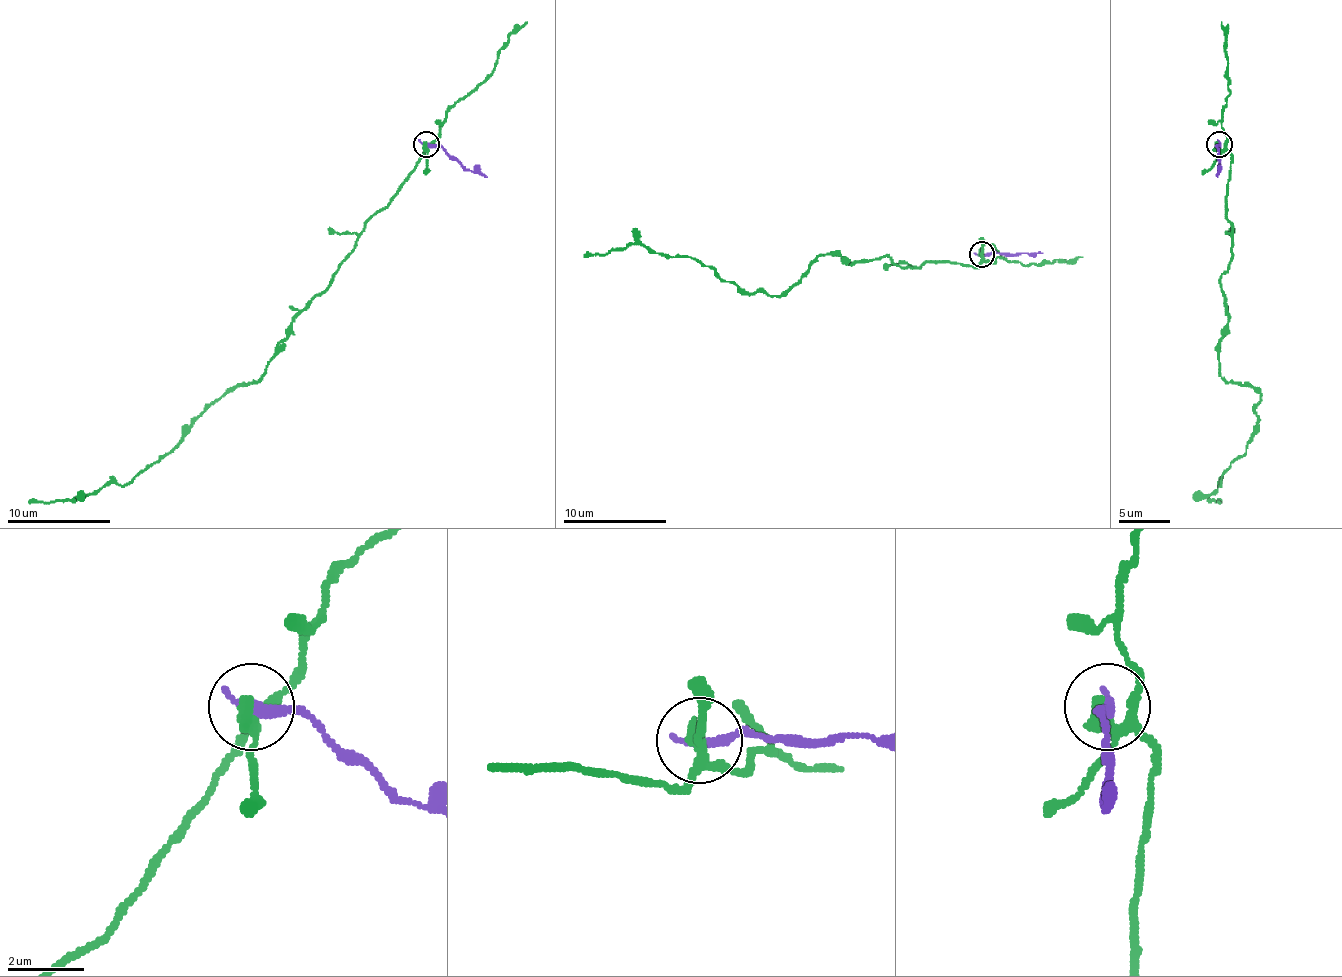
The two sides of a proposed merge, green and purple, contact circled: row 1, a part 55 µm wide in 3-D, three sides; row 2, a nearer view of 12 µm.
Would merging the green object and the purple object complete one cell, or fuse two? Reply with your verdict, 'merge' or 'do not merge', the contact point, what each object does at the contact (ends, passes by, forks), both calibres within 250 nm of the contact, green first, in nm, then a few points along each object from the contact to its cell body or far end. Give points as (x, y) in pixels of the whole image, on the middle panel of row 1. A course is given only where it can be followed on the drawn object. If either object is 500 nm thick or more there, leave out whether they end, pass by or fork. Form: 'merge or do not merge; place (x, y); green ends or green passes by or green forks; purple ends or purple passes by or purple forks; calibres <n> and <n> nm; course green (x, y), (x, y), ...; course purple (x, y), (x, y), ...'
do not merge; place (982, 254); green forks; purple ends; calibres 280 and 360 nm; course green (981, 252), (976, 265), (921, 268), (821, 255), (779, 296), (746, 293), (642, 244), (583, 257); course purple (981, 255), (1043, 252)

